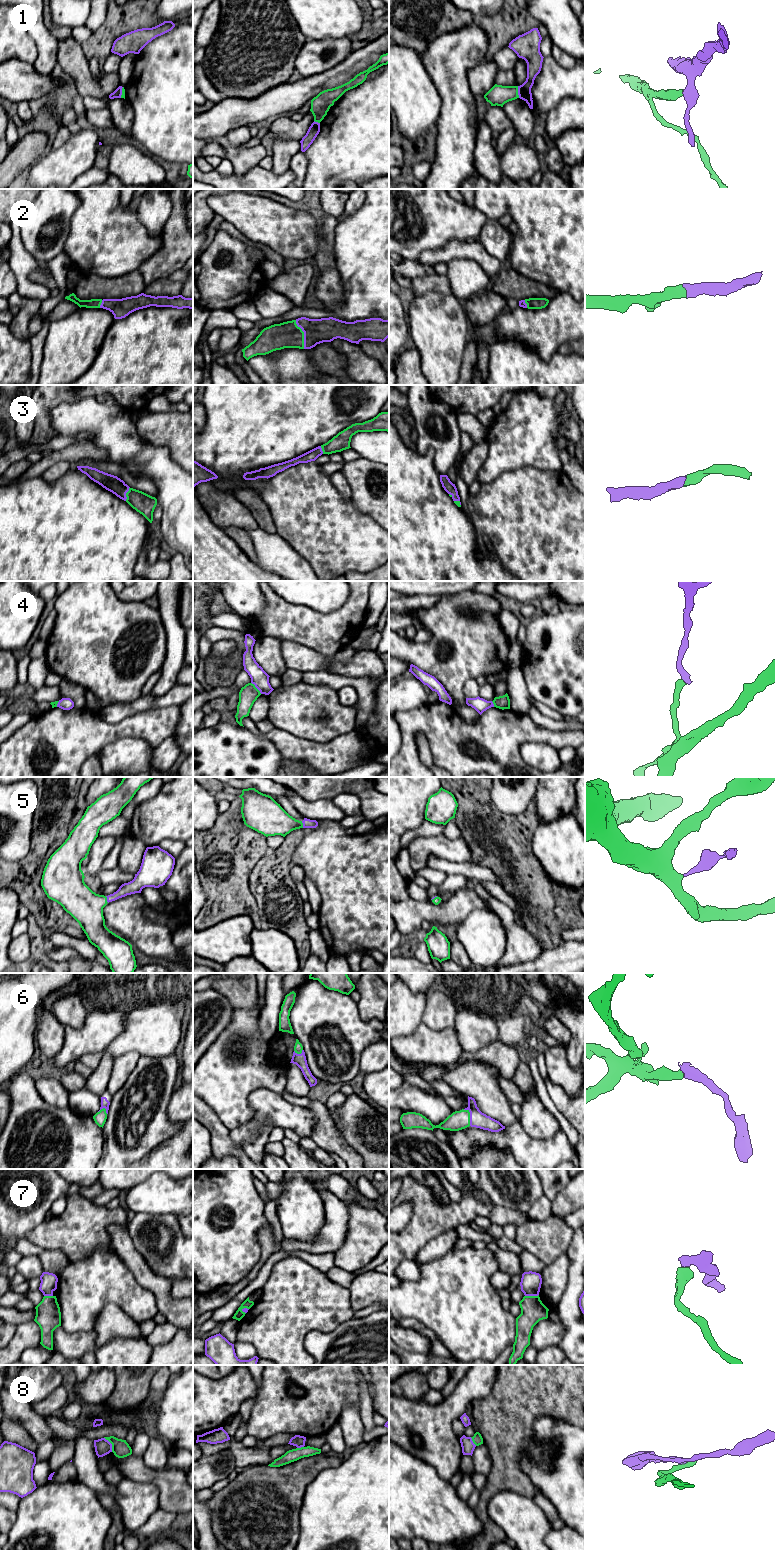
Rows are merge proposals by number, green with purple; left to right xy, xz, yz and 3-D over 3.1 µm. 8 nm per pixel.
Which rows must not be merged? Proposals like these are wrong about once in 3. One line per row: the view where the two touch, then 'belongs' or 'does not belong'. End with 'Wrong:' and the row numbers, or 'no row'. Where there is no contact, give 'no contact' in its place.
1: contact in yz; does not belong
2: contact in xz; belongs
3: contact in xy; belongs
4: contact in xz; does not belong
5: contact in xy; belongs
6: contact in yz; belongs
7: contact in yz; does not belong
8: contact in xy; does not belong
Wrong: 1, 4, 7, 8

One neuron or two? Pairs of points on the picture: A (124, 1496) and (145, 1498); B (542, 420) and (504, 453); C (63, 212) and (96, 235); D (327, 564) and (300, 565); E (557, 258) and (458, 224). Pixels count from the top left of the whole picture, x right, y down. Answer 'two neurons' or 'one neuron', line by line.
A: one neuron
B: one neuron
C: two neurons
D: two neurons
E: two neurons

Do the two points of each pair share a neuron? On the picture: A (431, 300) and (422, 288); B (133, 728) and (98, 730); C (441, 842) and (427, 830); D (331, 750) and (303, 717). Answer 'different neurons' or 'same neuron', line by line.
A: different neurons
B: same neuron
C: different neurons
D: different neurons

